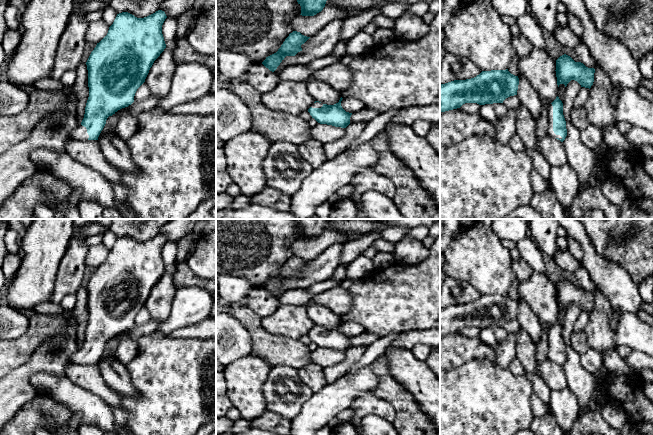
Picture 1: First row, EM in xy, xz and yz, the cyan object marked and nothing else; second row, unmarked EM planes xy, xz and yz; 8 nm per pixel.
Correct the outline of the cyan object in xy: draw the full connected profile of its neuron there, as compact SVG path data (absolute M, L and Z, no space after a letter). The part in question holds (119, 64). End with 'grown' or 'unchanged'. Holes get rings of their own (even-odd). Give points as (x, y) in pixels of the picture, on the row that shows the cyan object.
M162 10L144 18L128 12L117 14L107 35L97 43L86 62L89 97L81 124L69 135L71 140L98 140L107 118L134 102L137 89L145 82L154 61L166 48L162 34L166 18Z | grown

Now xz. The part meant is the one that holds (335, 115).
M341 97L339 102L334 105L322 104L319 101L315 101L308 109L308 112L320 124L346 128L350 124L352 113L346 112L342 108L342 99Z | grown

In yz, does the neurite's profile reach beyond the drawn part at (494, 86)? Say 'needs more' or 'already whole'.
already whole

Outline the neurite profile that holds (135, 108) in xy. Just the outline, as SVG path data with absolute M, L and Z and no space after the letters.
M150 95L146 100L142 102L134 101L131 105L129 105L129 112L133 116L137 117L140 113L155 107L160 100L161 99L159 97Z

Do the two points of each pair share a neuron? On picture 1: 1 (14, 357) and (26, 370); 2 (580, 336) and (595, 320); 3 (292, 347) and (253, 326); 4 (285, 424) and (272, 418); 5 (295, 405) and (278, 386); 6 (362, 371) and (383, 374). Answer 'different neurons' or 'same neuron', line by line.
1: different neurons
2: different neurons
3: same neuron
4: same neuron
5: same neuron
6: different neurons

